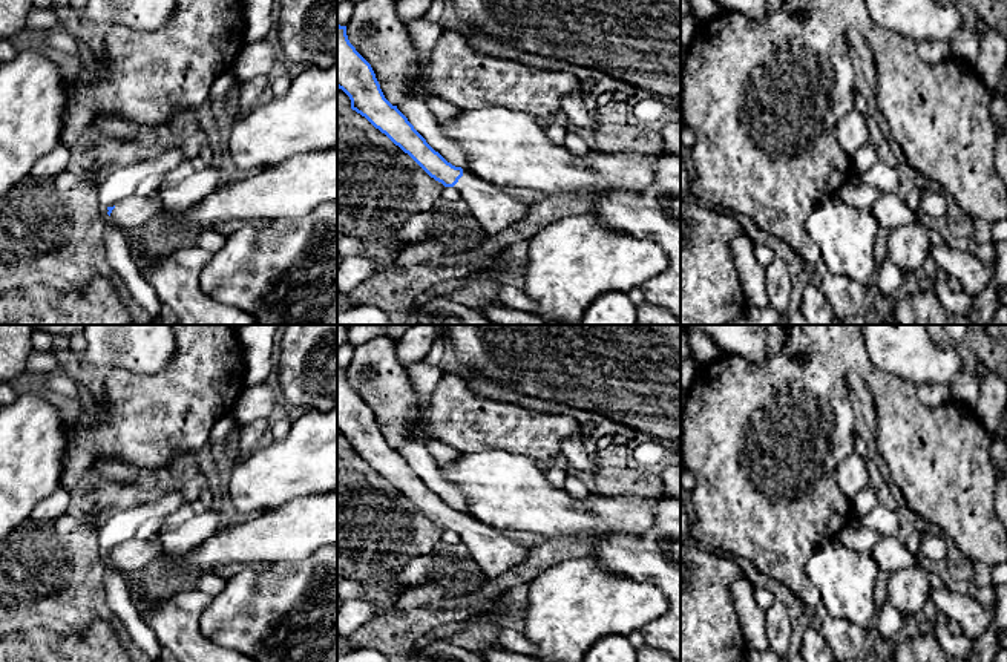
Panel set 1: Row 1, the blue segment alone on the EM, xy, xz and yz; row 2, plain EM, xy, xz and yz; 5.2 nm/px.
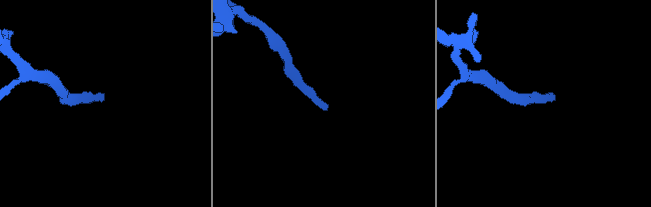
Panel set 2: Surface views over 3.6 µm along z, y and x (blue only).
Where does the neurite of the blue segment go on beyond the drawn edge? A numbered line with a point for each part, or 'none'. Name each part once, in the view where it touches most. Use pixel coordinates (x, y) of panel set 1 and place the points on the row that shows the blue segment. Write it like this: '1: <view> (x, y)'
1: xz (495, 210)

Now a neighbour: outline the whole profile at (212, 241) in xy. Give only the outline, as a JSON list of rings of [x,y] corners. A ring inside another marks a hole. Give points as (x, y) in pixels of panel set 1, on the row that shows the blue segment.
[[[216,228],[201,230],[199,233],[196,233],[195,247],[204,248],[213,254],[224,247],[225,239],[227,236]]]

